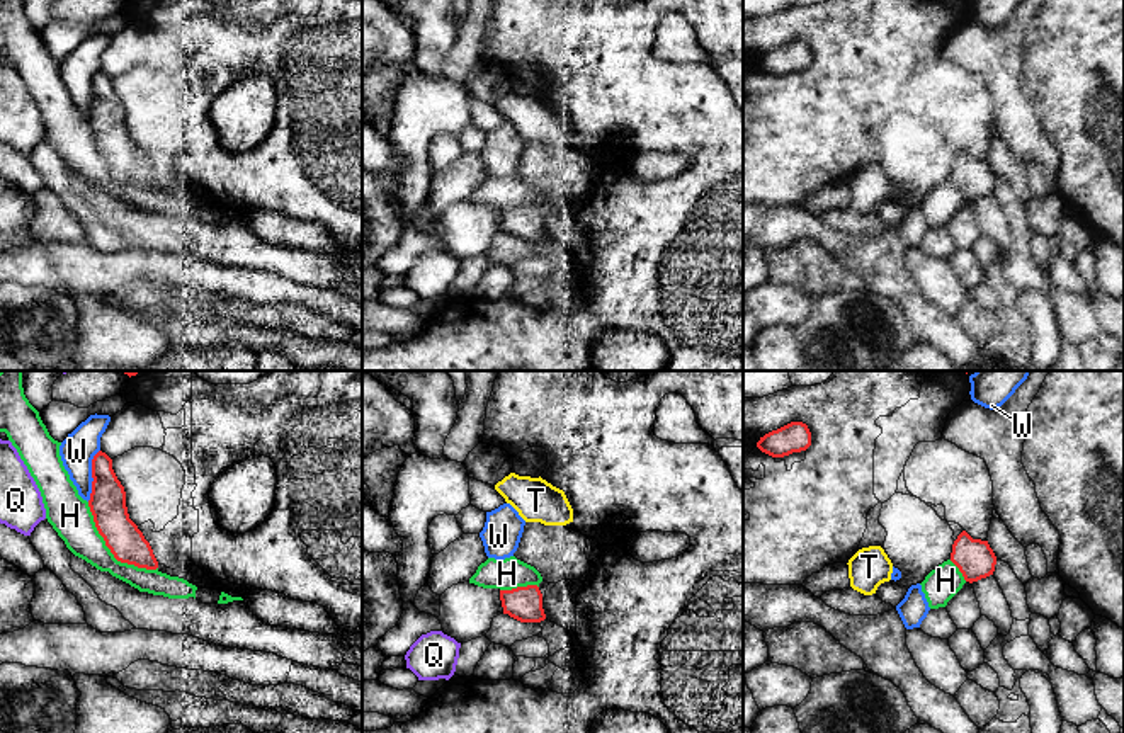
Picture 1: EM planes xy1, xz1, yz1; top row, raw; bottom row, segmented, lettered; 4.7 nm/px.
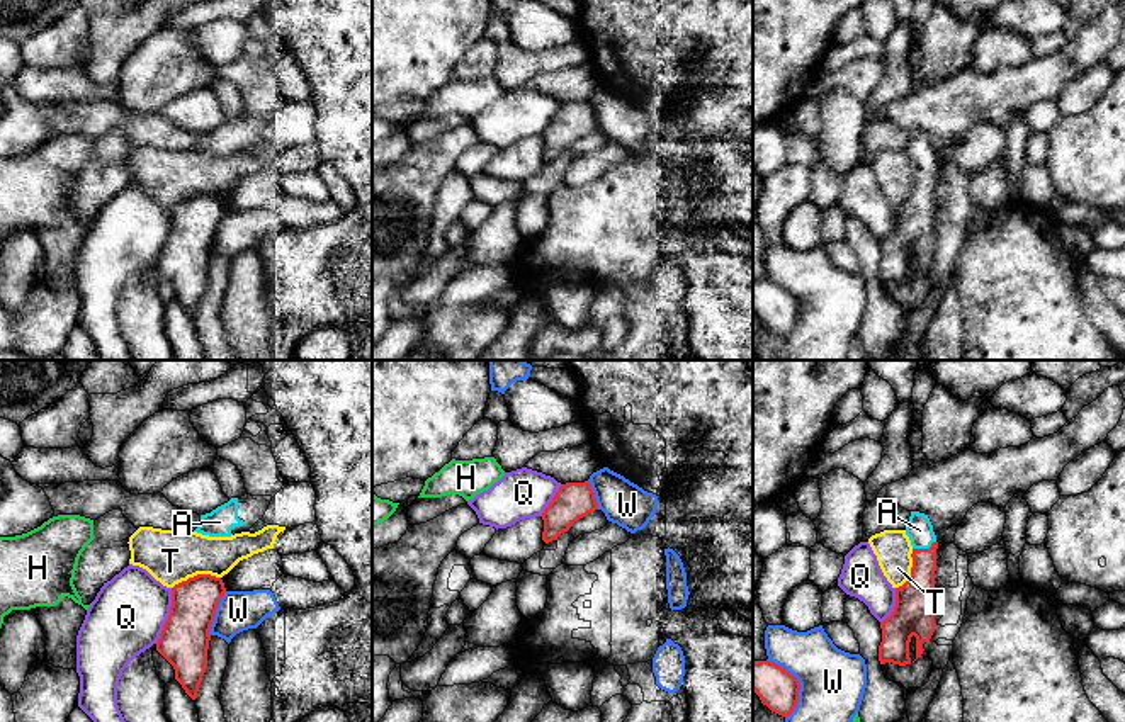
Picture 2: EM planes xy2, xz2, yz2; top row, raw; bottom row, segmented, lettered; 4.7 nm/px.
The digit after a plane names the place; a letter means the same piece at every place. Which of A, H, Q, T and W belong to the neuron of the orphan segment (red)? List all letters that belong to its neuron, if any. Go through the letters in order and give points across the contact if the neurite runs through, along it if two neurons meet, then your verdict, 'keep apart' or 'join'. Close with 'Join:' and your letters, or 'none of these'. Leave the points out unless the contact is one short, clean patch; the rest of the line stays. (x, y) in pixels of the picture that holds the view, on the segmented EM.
A: join
H: keep apart
Q: keep apart
T: keep apart
W: keep apart
Join: A

